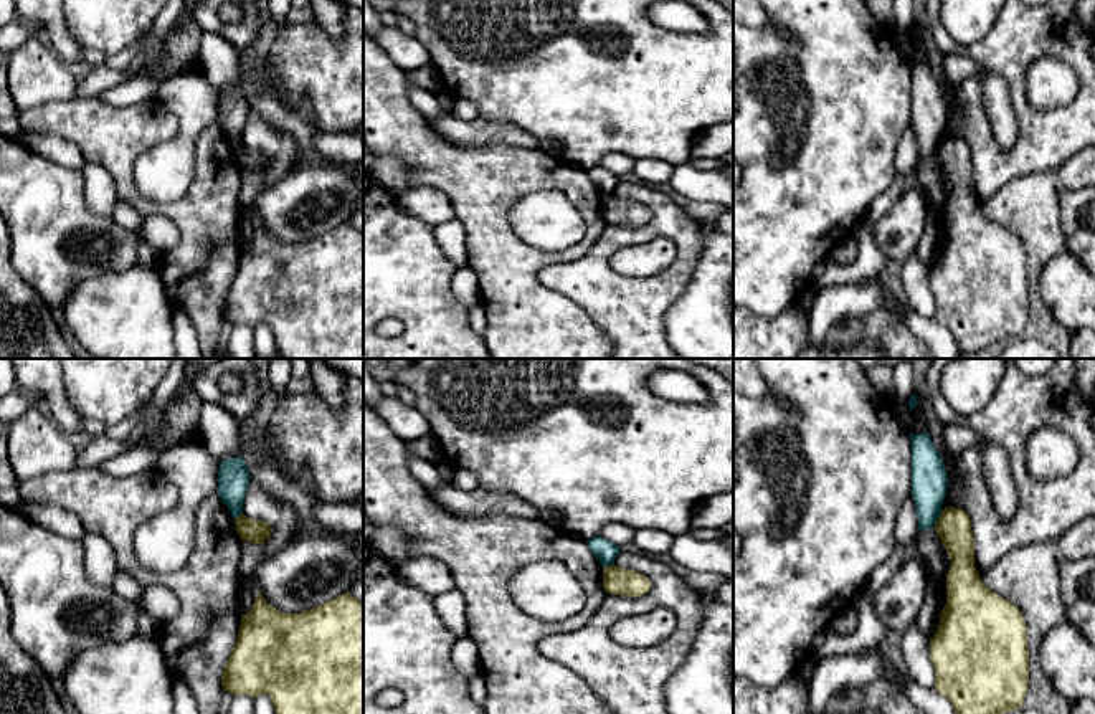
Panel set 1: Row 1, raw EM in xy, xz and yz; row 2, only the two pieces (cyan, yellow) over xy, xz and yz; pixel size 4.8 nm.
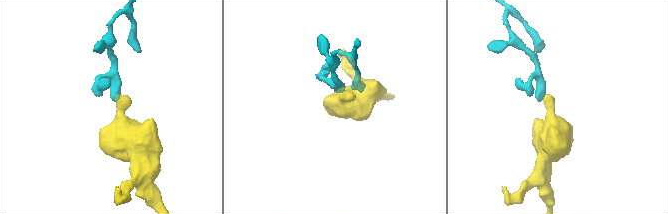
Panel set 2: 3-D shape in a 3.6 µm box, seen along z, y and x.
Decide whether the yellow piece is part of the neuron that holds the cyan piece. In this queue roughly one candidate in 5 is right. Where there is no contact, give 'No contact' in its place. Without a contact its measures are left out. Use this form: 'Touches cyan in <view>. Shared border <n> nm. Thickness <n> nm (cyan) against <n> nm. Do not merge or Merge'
Touches cyan in yz. Shared border 80 nm. Thickness 180 nm (cyan) against 170 nm. Do not merge

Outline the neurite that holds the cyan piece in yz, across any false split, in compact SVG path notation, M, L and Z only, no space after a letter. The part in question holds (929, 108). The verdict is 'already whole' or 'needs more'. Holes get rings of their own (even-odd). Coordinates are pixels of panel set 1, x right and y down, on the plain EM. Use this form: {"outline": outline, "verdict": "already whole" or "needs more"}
{"outline": "M928 61L912 64L912 127L917 136L918 159L933 157L941 144L948 106Z", "verdict": "already whole"}

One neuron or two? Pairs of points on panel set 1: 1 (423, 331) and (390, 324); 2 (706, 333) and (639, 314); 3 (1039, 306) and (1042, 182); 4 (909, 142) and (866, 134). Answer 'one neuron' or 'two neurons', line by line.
1: two neurons
2: two neurons
3: one neuron
4: two neurons

